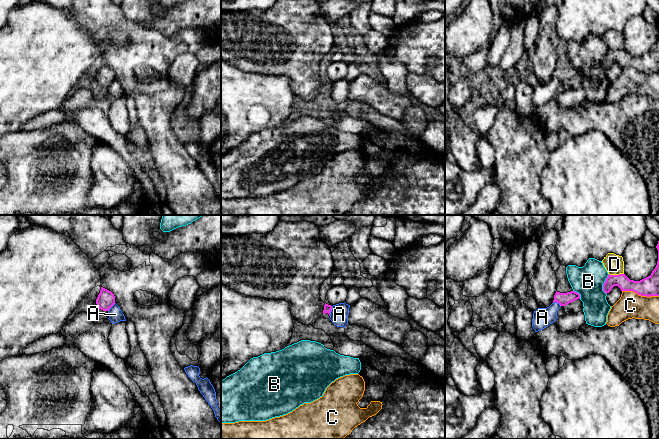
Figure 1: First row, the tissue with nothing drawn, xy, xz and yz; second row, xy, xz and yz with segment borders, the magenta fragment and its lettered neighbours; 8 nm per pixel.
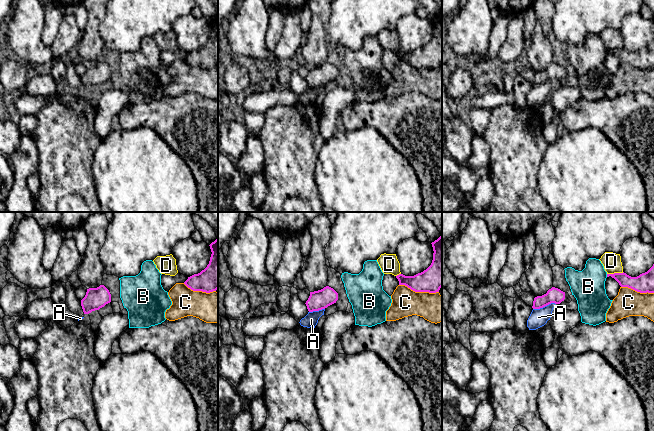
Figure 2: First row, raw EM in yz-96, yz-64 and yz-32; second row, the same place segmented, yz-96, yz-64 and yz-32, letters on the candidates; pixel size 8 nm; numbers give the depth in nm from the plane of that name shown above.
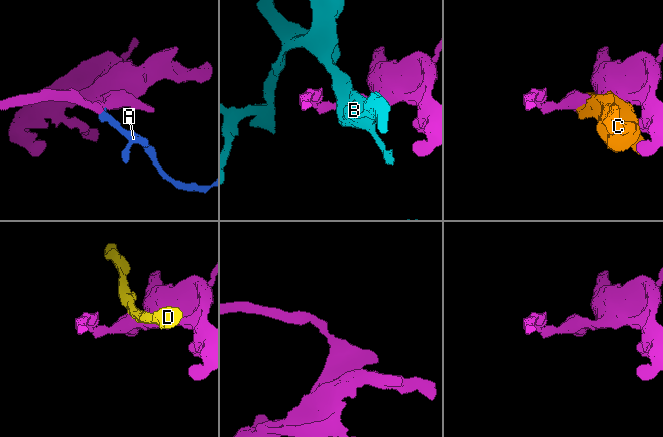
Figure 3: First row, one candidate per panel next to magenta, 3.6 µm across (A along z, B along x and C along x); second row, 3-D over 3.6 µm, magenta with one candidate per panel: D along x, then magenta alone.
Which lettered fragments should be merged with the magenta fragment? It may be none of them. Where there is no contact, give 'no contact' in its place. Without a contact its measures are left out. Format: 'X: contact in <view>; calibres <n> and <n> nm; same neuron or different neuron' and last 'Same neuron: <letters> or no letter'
A: contact in xz; calibres 60 and 140 nm; different neuron
B: contact in yz; calibres 110 and 240 nm; different neuron
C: contact in yz; calibres 160 and 200 nm; different neuron
D: contact in yz; calibres 140 and 160 nm; different neuron
Same neuron: no letter

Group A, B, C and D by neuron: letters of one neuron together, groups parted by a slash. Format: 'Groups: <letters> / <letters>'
Groups: A / B / C / D

